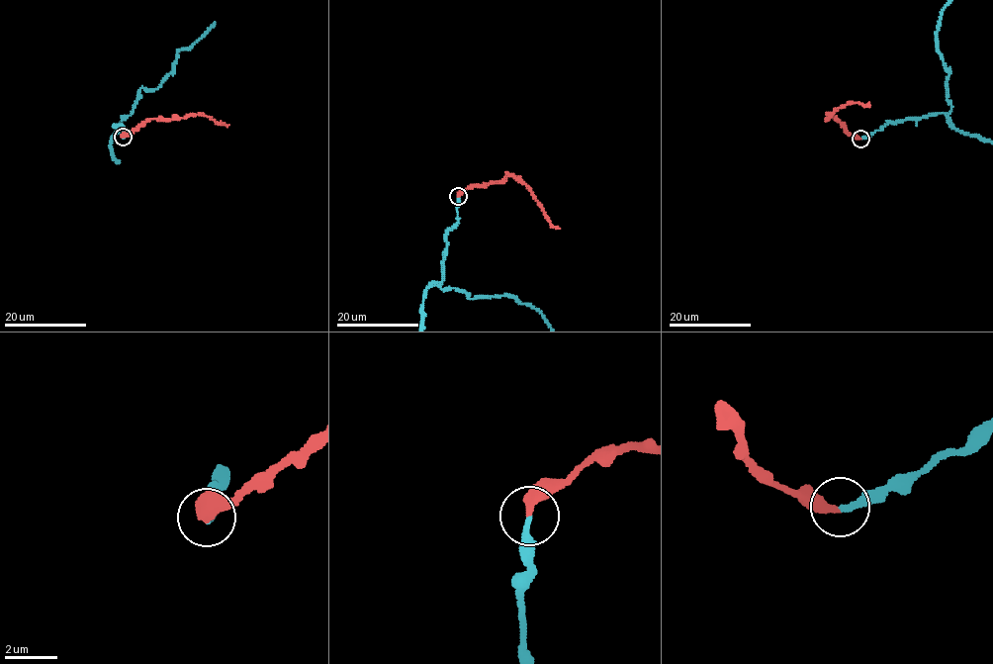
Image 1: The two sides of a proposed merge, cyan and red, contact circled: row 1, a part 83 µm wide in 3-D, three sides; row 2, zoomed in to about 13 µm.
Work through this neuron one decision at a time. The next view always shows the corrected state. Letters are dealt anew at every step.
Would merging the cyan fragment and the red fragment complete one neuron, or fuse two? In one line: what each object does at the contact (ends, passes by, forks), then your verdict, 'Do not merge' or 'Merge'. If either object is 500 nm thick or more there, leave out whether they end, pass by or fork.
At the ring cyan ends. At the ring red ends. Merge

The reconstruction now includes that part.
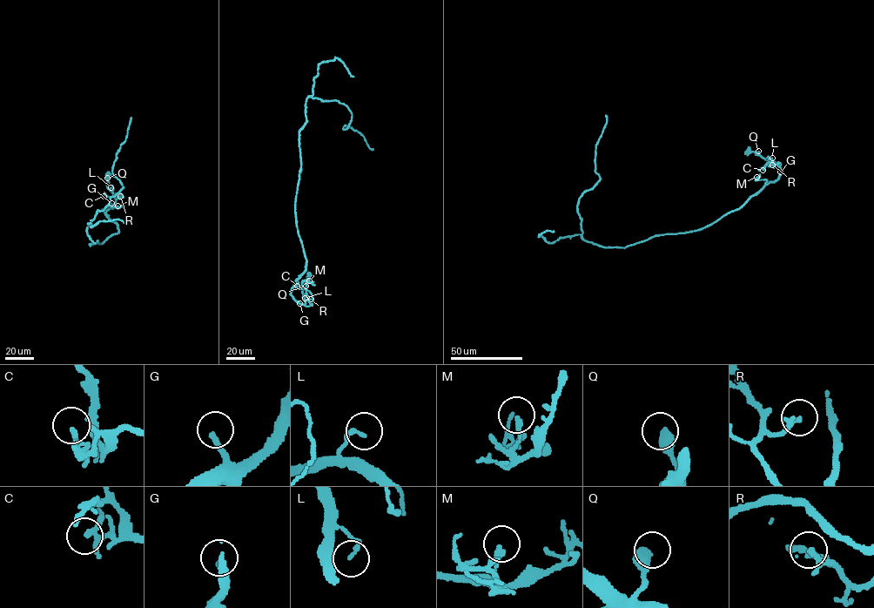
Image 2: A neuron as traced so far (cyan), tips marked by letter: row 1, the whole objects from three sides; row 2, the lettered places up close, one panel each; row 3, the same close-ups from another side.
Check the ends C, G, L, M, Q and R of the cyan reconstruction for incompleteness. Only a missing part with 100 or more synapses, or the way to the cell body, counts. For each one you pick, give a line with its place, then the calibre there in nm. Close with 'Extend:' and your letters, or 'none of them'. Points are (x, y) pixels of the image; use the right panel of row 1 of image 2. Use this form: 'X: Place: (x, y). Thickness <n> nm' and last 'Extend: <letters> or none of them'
G: Place: (780, 172). Thickness 220 nm
Extend: G

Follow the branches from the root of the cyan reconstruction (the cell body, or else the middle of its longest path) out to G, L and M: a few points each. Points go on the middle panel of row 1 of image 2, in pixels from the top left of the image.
G: (300, 155), (295, 214), (307, 263), (291, 293), (299, 303)
L: (300, 155), (295, 214), (307, 263), (291, 295), (304, 305), (305, 298)
M: (300, 155), (295, 214), (307, 263), (294, 284), (301, 288), (304, 281), (309, 280)

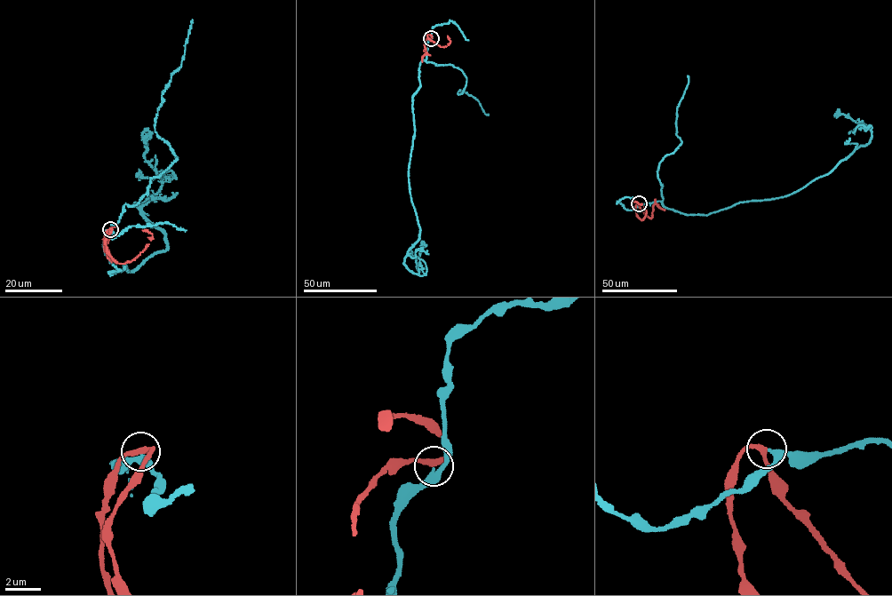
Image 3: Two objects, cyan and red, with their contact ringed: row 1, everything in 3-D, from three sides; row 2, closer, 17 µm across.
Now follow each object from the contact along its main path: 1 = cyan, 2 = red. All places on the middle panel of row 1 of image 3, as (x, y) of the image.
1: (431, 38), (412, 96), (409, 182), (420, 232), (404, 265), (416, 274), (422, 241)
2: (431, 38), (444, 47), (449, 43), (447, 35)

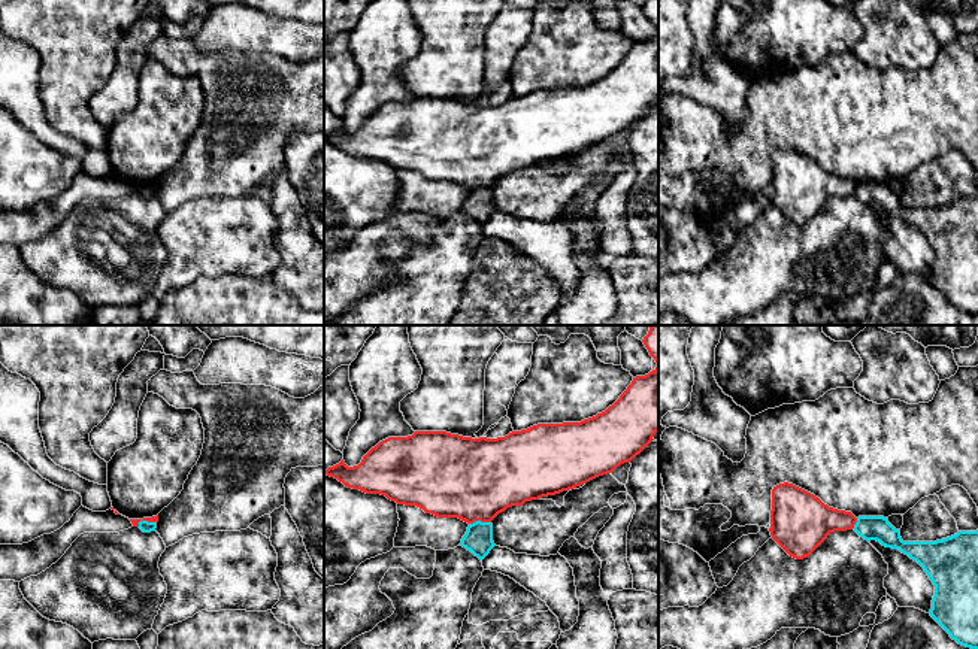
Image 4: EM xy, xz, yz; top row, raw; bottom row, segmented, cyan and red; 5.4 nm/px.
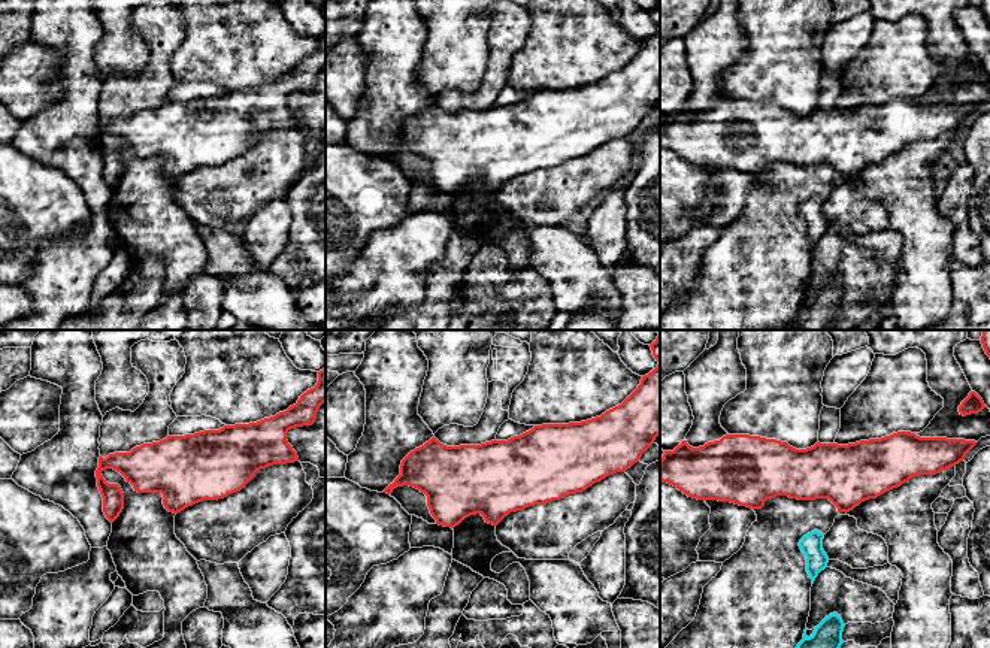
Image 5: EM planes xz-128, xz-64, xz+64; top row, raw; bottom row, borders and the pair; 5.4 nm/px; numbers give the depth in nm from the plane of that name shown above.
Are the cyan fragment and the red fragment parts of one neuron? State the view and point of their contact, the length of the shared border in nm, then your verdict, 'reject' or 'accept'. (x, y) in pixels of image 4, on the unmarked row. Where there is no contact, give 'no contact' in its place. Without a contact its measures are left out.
contact xz (480, 187); length 120 nm; reject

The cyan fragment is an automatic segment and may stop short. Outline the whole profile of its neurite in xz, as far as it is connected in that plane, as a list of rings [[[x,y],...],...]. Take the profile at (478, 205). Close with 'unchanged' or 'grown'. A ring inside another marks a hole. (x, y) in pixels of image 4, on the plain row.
[[[481,186],[469,189],[460,210],[482,227],[496,212],[493,207],[493,189]]] | unchanged

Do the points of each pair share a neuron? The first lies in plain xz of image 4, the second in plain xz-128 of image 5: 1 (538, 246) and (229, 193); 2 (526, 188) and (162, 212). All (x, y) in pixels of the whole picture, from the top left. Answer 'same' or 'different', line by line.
1: different
2: different

